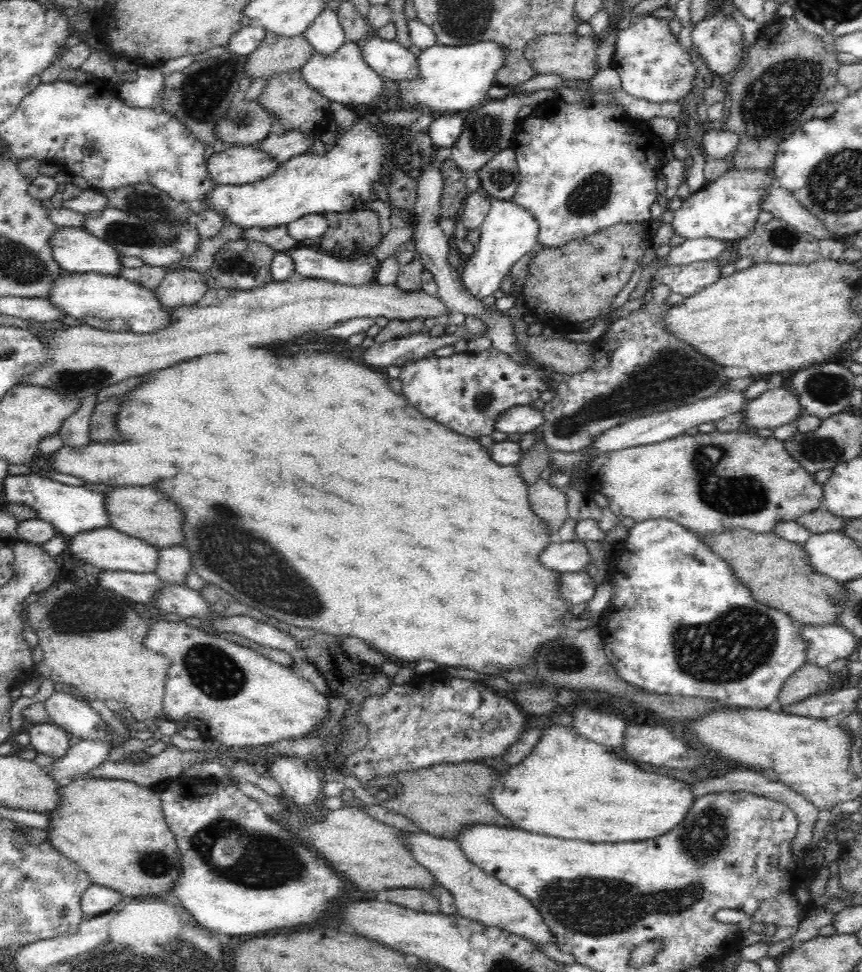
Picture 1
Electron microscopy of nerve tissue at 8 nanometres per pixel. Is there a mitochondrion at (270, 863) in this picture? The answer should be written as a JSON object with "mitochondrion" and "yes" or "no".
{"mitochondrion":"yes"}

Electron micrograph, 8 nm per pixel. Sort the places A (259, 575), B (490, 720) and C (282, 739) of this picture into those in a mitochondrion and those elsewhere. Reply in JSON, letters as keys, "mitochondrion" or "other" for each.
{"A":"mitochondrion","B":"mitochondrion","C":"other"}

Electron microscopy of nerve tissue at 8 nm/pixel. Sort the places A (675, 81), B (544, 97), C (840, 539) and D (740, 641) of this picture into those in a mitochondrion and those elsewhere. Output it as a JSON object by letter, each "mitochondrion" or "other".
{"A":"mitochondrion","B":"other","C":"other","D":"mitochondrion"}

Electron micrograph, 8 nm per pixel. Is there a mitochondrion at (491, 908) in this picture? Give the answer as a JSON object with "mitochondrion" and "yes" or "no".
{"mitochondrion":"no"}

